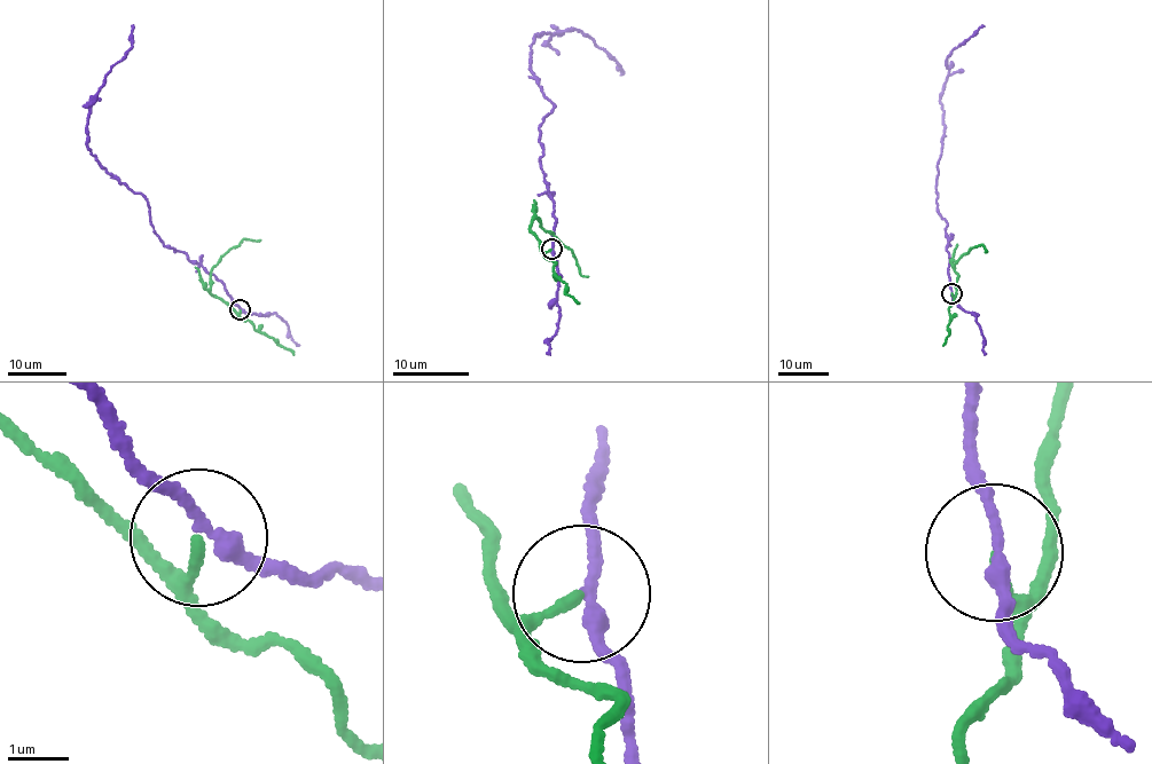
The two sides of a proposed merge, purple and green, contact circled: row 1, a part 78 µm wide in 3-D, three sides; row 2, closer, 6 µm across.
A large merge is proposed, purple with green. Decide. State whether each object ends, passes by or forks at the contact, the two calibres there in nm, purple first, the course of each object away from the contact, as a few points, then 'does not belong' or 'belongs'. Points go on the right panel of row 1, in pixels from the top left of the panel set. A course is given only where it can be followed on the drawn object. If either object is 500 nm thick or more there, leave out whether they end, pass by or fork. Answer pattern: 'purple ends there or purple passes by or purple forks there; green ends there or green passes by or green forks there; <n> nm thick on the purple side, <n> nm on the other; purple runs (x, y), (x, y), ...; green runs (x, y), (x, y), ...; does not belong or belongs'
purple passes by; green ends there; 200 nm thick on the purple side, 150 nm on the other; purple runs (950, 292), (947, 225), (937, 201), (937, 165), (945, 132), (940, 101), (947, 56), (985, 26); green runs (950, 292), (954, 297), (956, 290), (955, 262), (977, 245), (981, 244), (985, 252); does not belong

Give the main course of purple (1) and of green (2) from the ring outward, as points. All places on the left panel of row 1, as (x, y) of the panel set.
1: (240, 309), (216, 276), (159, 239), (141, 194), (88, 148), (91, 105), (128, 50), (132, 25)
2: (240, 309), (237, 314), (210, 293), (211, 272), (222, 256), (244, 239), (260, 241)

